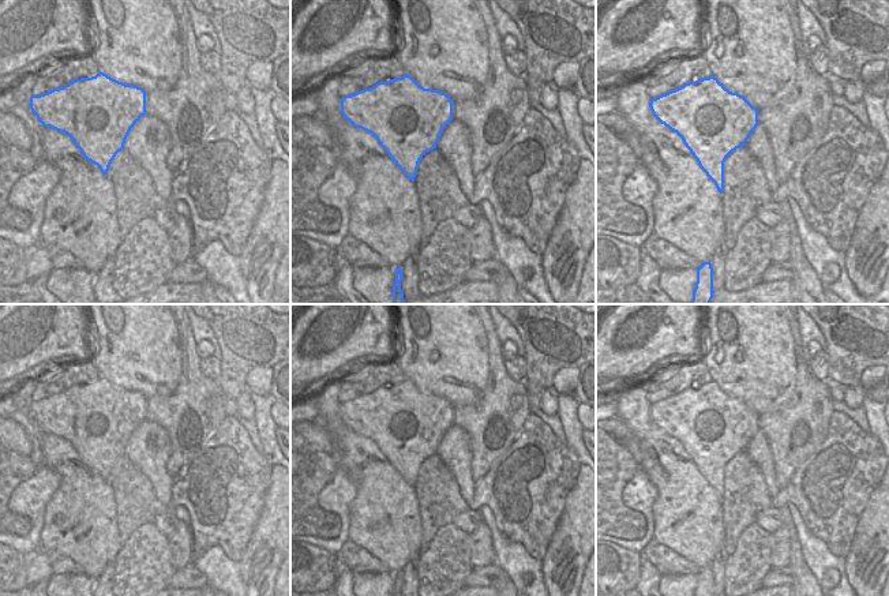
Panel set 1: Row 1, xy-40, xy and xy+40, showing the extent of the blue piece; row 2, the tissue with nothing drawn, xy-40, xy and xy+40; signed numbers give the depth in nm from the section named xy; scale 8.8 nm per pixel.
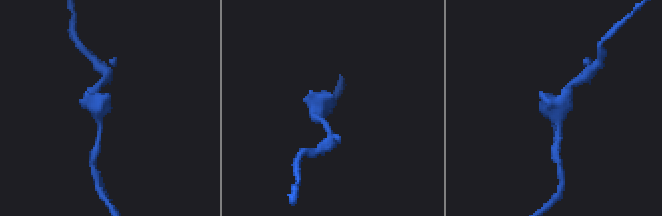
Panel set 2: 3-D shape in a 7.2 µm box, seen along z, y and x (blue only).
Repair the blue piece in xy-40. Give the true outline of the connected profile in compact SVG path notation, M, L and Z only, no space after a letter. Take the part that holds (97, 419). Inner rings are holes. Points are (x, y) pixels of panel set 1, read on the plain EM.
M100 378L31 401L29 412L42 432L67 439L106 480L131 434L146 420L146 397Z

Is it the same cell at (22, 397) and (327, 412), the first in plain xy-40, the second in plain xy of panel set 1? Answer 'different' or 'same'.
same

